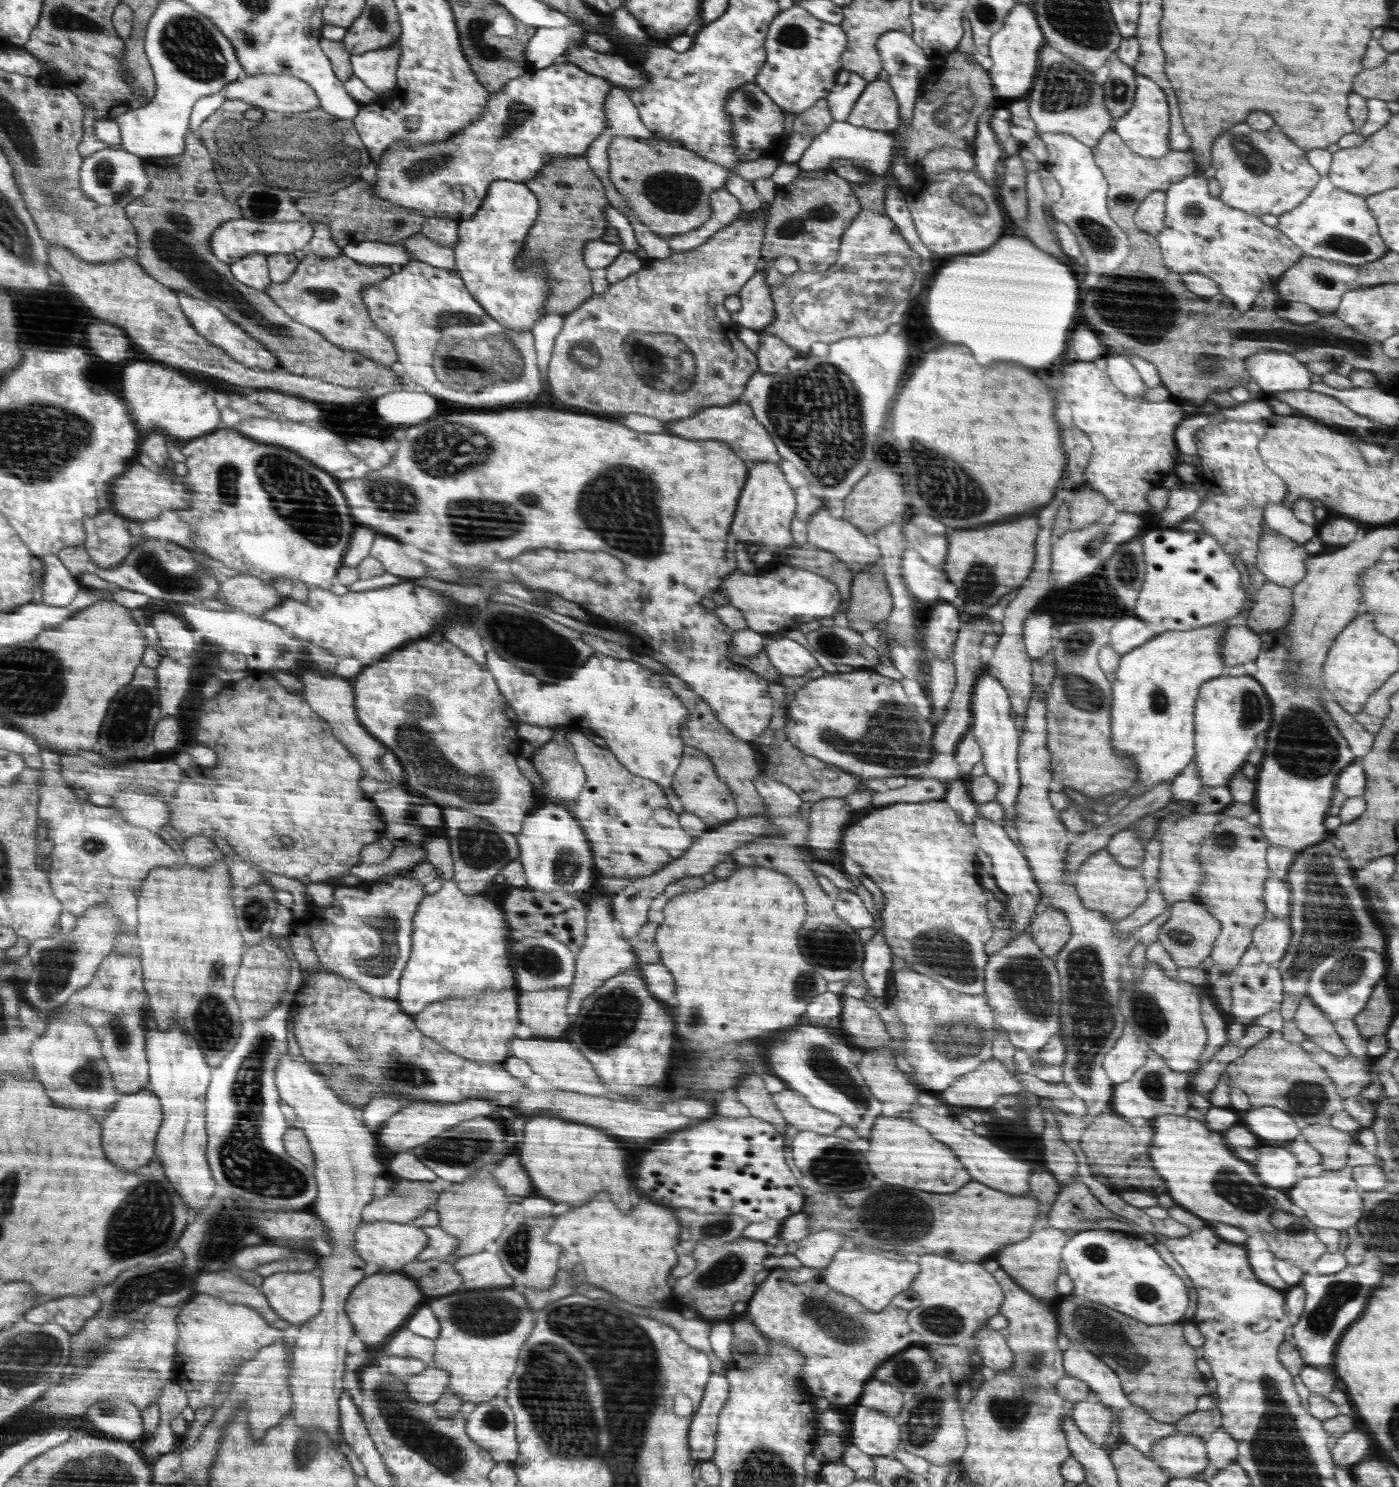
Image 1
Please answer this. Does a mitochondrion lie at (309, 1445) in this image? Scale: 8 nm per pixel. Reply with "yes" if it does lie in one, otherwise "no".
yes

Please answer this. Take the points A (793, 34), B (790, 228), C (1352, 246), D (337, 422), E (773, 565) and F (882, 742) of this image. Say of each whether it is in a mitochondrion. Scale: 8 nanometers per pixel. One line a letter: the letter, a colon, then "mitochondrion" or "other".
A: mitochondrion
B: mitochondrion
C: mitochondrion
D: other
E: other
F: mitochondrion

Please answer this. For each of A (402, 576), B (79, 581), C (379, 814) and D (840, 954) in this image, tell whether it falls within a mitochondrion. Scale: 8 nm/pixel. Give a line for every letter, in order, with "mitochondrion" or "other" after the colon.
A: other
B: other
C: other
D: mitochondrion

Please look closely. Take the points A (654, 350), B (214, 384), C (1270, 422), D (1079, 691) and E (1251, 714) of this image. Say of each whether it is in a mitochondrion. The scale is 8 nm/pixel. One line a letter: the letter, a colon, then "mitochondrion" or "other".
A: mitochondrion
B: other
C: other
D: mitochondrion
E: mitochondrion

